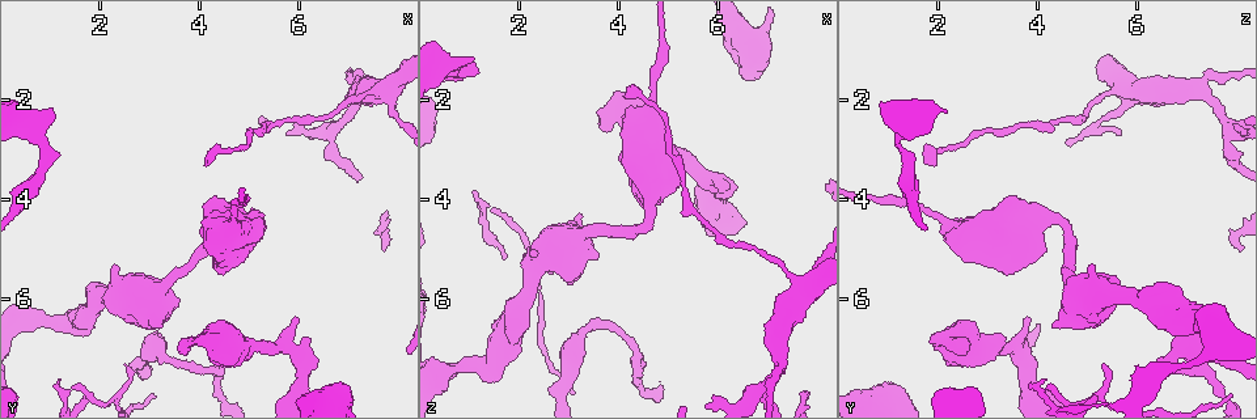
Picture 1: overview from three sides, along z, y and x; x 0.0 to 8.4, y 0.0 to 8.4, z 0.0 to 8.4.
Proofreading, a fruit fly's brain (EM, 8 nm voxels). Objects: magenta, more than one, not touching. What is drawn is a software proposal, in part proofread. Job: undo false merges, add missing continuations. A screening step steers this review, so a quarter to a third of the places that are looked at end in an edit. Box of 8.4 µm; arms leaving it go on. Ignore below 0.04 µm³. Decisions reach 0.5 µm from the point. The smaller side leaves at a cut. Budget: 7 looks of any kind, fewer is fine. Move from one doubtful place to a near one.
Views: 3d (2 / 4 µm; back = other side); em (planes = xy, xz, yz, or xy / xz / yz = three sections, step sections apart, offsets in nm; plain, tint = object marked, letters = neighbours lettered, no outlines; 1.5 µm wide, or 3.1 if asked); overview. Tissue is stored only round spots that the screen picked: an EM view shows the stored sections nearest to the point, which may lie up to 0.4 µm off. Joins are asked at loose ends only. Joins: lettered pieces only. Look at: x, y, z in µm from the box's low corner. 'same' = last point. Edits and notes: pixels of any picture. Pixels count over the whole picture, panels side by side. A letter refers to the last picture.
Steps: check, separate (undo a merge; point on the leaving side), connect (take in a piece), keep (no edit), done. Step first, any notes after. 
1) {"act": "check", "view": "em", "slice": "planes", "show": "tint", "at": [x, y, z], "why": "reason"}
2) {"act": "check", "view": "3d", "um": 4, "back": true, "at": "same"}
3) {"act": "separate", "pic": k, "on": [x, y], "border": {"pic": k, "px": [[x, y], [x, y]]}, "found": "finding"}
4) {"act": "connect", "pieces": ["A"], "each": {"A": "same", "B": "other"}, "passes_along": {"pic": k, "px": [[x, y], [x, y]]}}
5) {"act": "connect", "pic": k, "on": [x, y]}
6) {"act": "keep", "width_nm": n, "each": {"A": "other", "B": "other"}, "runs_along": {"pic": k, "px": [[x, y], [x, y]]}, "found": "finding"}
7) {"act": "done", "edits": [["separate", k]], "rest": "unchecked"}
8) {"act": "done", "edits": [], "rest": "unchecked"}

{"act": "check", "view": "3d", "um": 4, "back": true, "at": [6.00, 6.35, 3.80], "why": "branch stops here"}

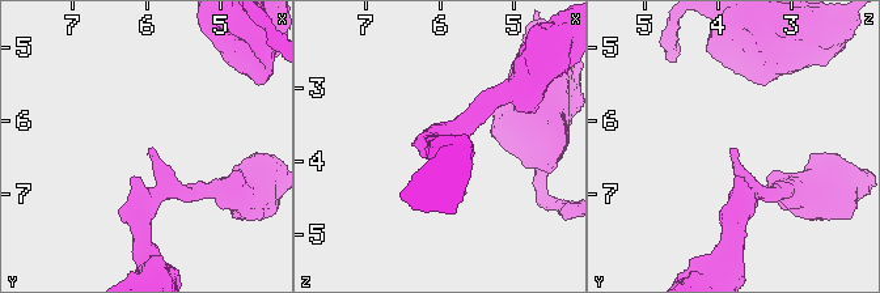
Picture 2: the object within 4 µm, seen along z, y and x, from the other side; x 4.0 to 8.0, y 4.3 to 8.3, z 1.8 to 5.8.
{"act": "check", "view": "em", "slice": "planes", "show": "letters", "at": [6.00, 6.40, 3.80]}

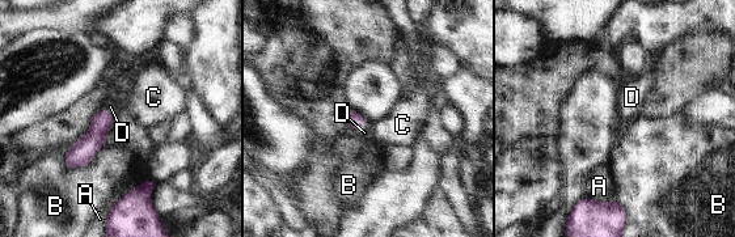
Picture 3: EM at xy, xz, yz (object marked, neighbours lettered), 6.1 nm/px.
{"act": "connect", "pieces": ["D"], "each": {"A": "other", "B": "other", "C": "other", "D": "same"}, "passes_along": {"pic": 3, "px": [[355, 121], [360, 128], [364, 132]]}, "found": "the cell continues"}

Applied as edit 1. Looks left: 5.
{"act": "check", "view": "overview", "why": "redraw"}

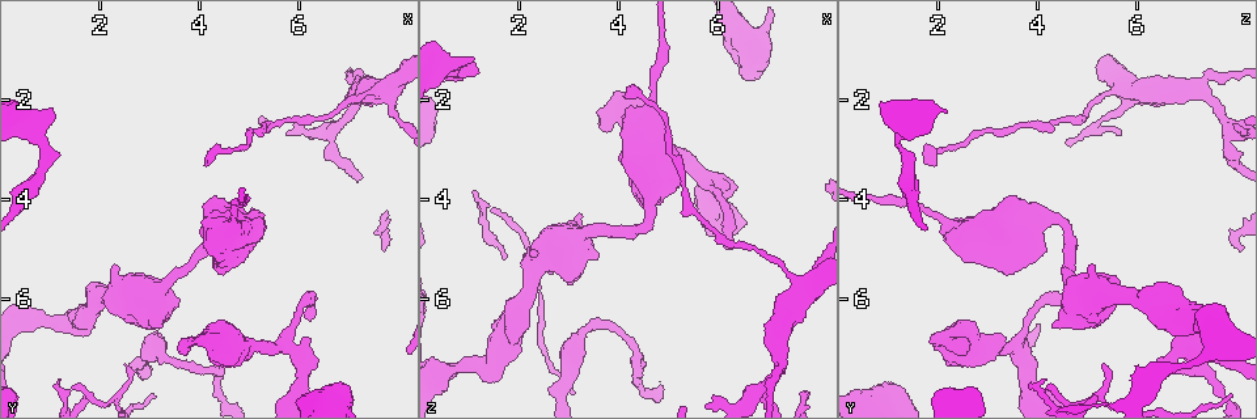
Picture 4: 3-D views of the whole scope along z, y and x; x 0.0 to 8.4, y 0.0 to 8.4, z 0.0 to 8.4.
{"act": "check", "view": "3d", "um": 4, "back": true, "at": [3.25, 7.15, 6.65], "why": "calibre changes"}

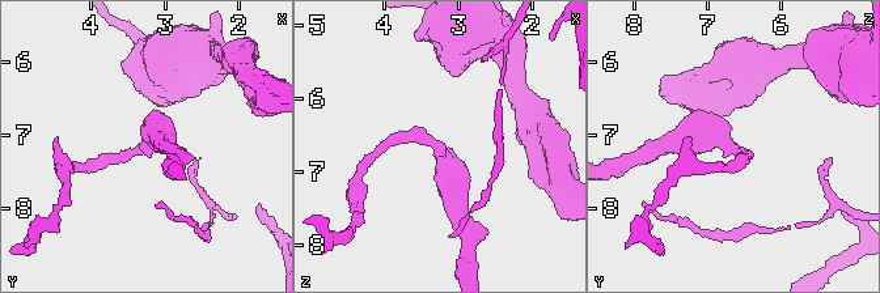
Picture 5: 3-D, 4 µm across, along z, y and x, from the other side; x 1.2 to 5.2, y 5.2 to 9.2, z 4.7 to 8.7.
{"act": "check", "view": "em", "slice": "planes", "show": "letters", "at": [3.30, 7.20, 6.65]}

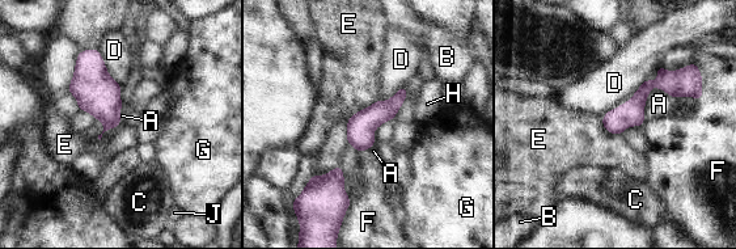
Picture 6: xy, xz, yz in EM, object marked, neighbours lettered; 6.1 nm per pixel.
{"act": "keep", "longest_contact_nm": ["D", 380], "each": {"A": "other", "B": "other", "C": "other", "D": "other", "E": "other", "F": "other", "G": "other", "H": "other", "J": "other"}, "runs_along": {"pic": 6, "px": [[685, 83], [651, 84], [608, 126]]}, "found": "all the same cell"}

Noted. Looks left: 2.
{"act": "done", "edits": [["connect", 3]], "rest": "unchecked"}

